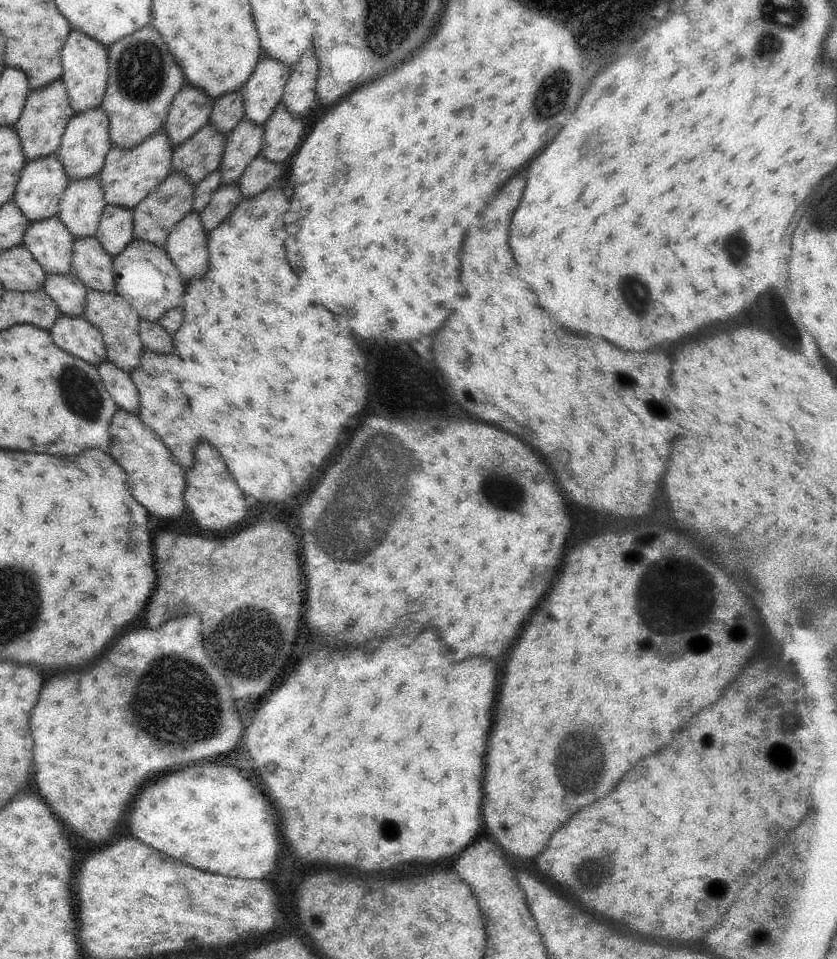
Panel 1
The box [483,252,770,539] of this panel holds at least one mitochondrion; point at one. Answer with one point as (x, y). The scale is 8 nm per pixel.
(637, 295)

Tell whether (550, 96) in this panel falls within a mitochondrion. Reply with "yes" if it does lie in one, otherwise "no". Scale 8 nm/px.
yes

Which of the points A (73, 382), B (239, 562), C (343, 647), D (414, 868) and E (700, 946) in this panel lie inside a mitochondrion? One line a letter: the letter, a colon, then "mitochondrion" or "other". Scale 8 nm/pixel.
A: mitochondrion
B: other
C: other
D: other
E: other

